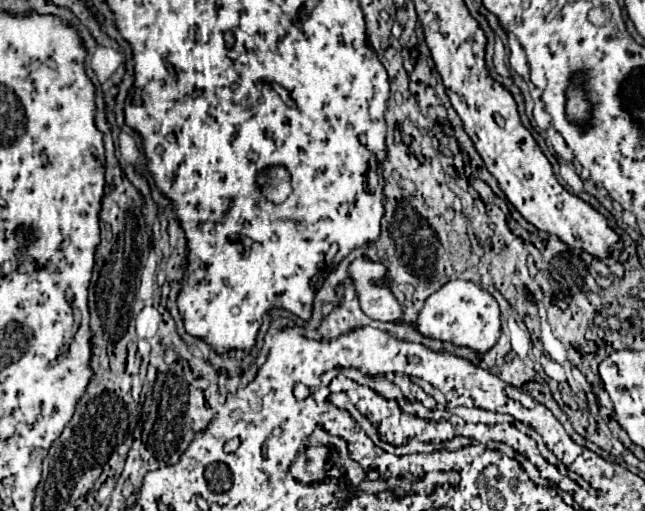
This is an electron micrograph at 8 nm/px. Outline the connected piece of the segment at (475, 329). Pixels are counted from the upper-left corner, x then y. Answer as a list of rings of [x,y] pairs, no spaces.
[[[450,280],[444,288],[428,296],[418,316],[418,330],[426,336],[448,340],[456,346],[470,346],[476,352],[488,352],[500,338],[500,306],[488,290],[476,286],[474,282]]]

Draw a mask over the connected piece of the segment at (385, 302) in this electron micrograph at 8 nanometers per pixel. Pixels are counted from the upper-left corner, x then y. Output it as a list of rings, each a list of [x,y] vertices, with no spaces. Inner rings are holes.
[[[356,258],[348,266],[348,276],[358,292],[360,306],[366,316],[382,322],[394,322],[402,316],[402,308],[388,286],[388,268],[382,262]]]

